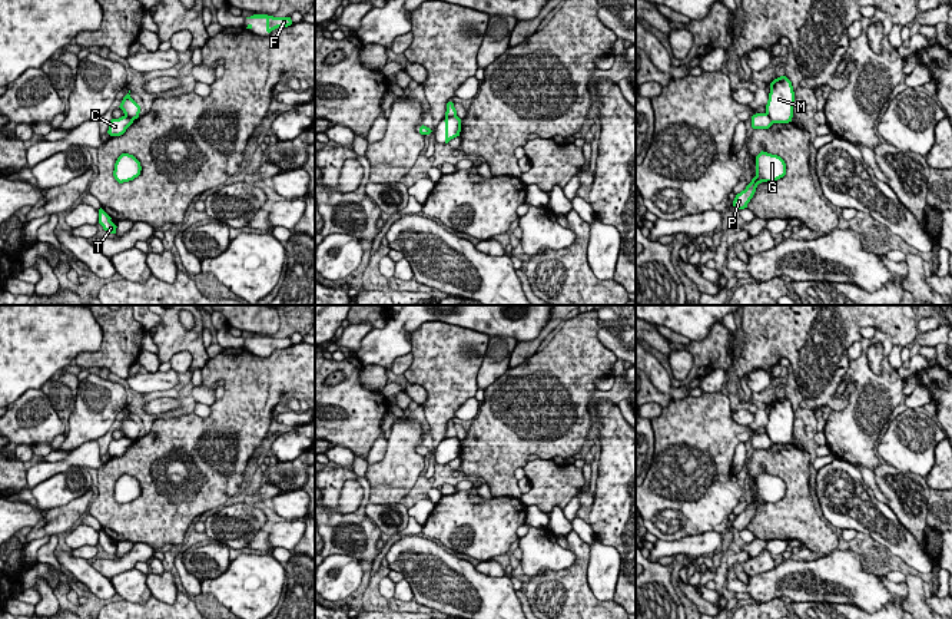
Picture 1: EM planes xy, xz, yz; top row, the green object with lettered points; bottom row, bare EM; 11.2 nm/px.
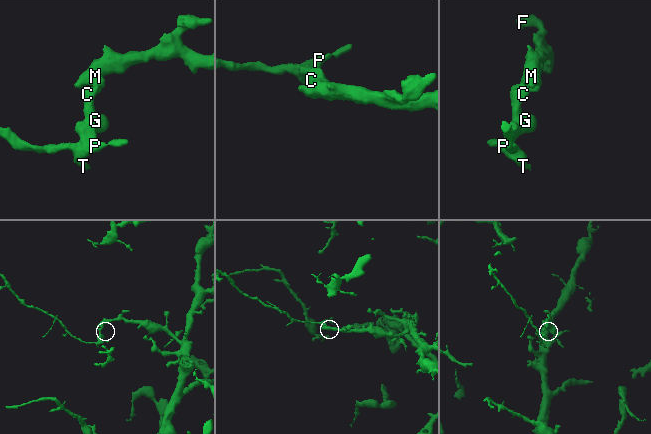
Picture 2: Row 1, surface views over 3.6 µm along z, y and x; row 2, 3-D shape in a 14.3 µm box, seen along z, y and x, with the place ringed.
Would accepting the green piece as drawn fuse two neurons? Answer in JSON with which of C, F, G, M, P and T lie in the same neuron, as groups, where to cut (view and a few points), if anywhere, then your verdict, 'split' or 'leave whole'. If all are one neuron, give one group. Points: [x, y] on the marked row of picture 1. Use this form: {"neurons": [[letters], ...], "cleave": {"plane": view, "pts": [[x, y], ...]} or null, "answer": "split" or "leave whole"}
{"neurons": [["C", "G", "P", "T"], ["F", "M"]], "cleave": {"plane": "xz", "pts": [[455, 115], [445, 118]]}, "answer": "split"}

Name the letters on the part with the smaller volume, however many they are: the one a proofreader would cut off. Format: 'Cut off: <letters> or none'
Cut off: C, G, P, T

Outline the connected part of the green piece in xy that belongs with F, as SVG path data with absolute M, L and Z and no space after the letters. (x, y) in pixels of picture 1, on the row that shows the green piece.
M253 14L246 19L265 19L268 33L271 33L272 30L275 30L278 27L288 27L292 24L291 17L273 17L273 16L268 16L268 14Z

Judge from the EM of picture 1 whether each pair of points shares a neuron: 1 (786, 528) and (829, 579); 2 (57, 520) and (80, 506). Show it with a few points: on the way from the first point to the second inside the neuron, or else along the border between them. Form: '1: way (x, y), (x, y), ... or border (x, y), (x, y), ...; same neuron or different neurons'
1: border (836, 548), (825, 556); different neurons
2: way (63, 519), (75, 509); same neuron

